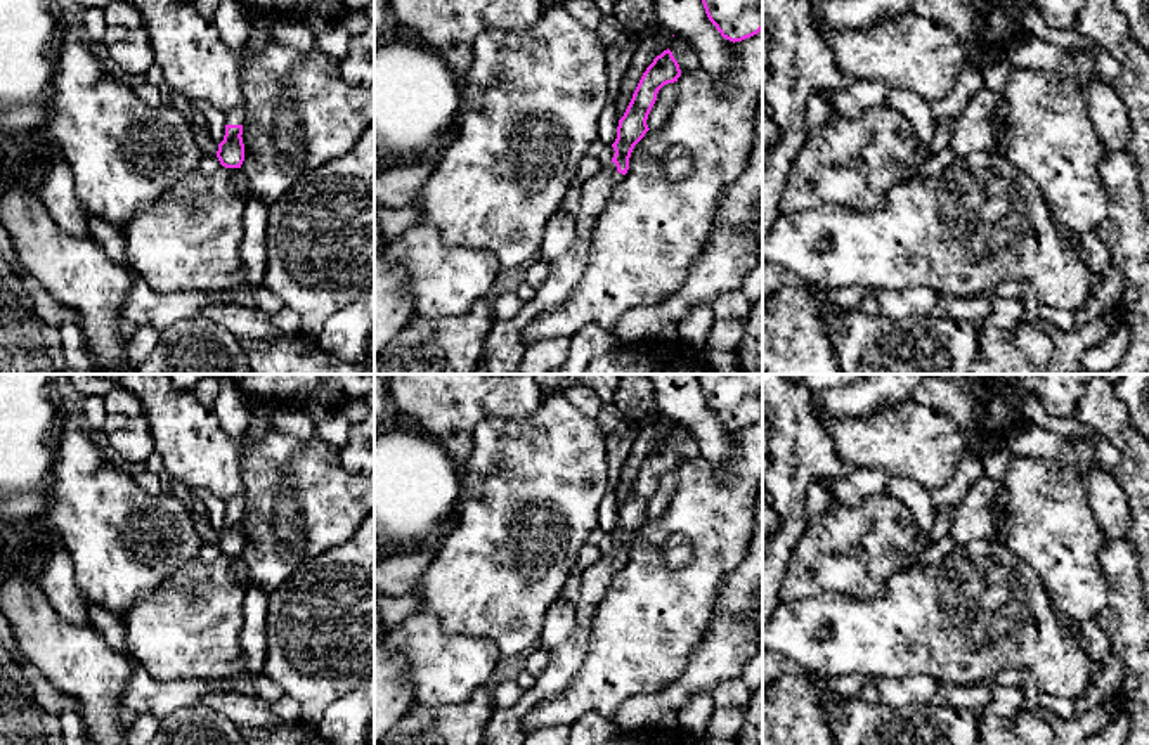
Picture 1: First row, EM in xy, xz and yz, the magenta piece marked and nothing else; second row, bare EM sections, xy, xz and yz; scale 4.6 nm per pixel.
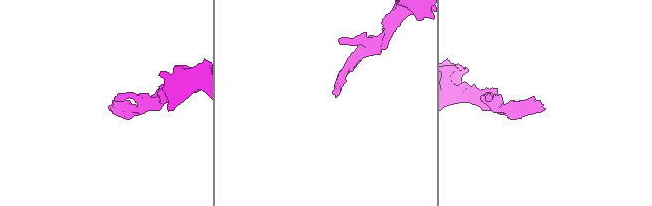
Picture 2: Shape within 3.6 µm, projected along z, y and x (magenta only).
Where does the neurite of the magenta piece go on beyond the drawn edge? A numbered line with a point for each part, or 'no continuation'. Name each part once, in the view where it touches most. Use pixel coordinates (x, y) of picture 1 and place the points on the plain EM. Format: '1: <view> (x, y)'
1: xz (505, 726)

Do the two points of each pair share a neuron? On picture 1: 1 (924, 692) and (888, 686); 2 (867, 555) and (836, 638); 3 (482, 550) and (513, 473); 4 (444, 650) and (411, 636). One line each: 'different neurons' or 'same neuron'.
1: same neuron
2: different neurons
3: same neuron
4: same neuron

